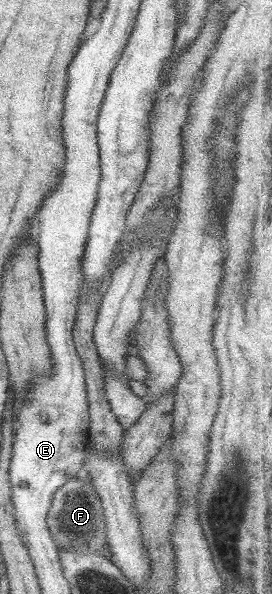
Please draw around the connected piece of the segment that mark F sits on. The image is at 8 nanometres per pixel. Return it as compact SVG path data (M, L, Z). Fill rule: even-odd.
M80 476L79 479L71 479L57 488L51 497L46 524L57 547L80 554L97 554L108 559L109 550L105 543L105 524L101 504L93 487Z

